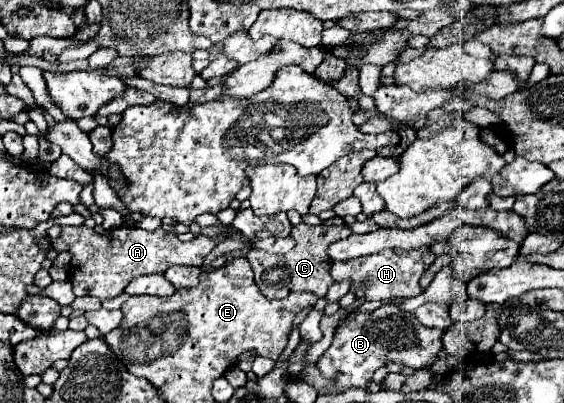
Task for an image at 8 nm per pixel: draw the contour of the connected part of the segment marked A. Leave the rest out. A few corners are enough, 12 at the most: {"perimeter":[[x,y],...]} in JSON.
{"perimeter":[[63,227],[75,295],[105,301],[139,275],[201,267],[213,239]]}

